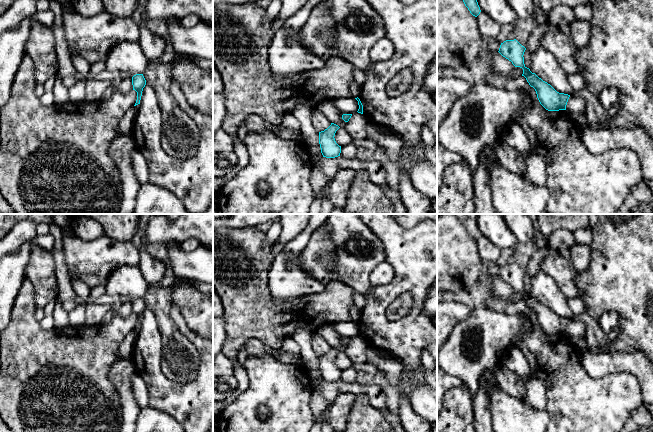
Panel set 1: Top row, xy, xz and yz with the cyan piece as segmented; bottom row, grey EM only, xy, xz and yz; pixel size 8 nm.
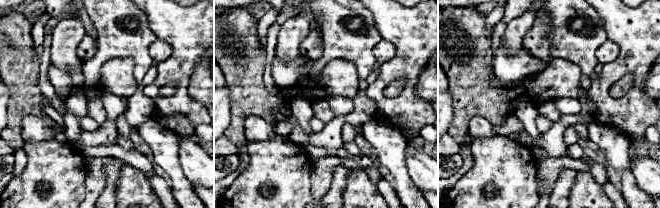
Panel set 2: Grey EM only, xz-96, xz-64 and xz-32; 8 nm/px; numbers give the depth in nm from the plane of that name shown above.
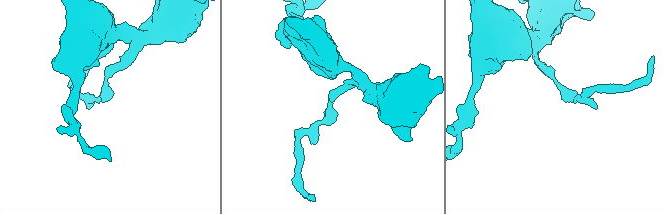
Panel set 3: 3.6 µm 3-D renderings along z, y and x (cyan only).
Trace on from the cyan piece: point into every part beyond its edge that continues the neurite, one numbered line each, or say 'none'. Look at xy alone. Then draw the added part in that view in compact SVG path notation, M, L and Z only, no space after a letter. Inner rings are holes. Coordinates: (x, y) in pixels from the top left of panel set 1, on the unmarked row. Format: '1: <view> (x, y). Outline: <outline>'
none

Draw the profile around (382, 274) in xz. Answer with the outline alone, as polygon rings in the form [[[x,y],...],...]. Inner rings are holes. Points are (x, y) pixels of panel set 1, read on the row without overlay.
[[[383,261],[377,265],[370,273],[371,289],[382,285],[387,285],[393,280],[394,274],[394,268],[386,261]]]

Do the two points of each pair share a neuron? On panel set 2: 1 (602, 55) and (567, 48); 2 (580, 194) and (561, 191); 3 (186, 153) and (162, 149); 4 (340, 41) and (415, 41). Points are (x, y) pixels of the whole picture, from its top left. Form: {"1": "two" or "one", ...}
{"1": "two", "2": "two", "3": "two", "4": "two"}

